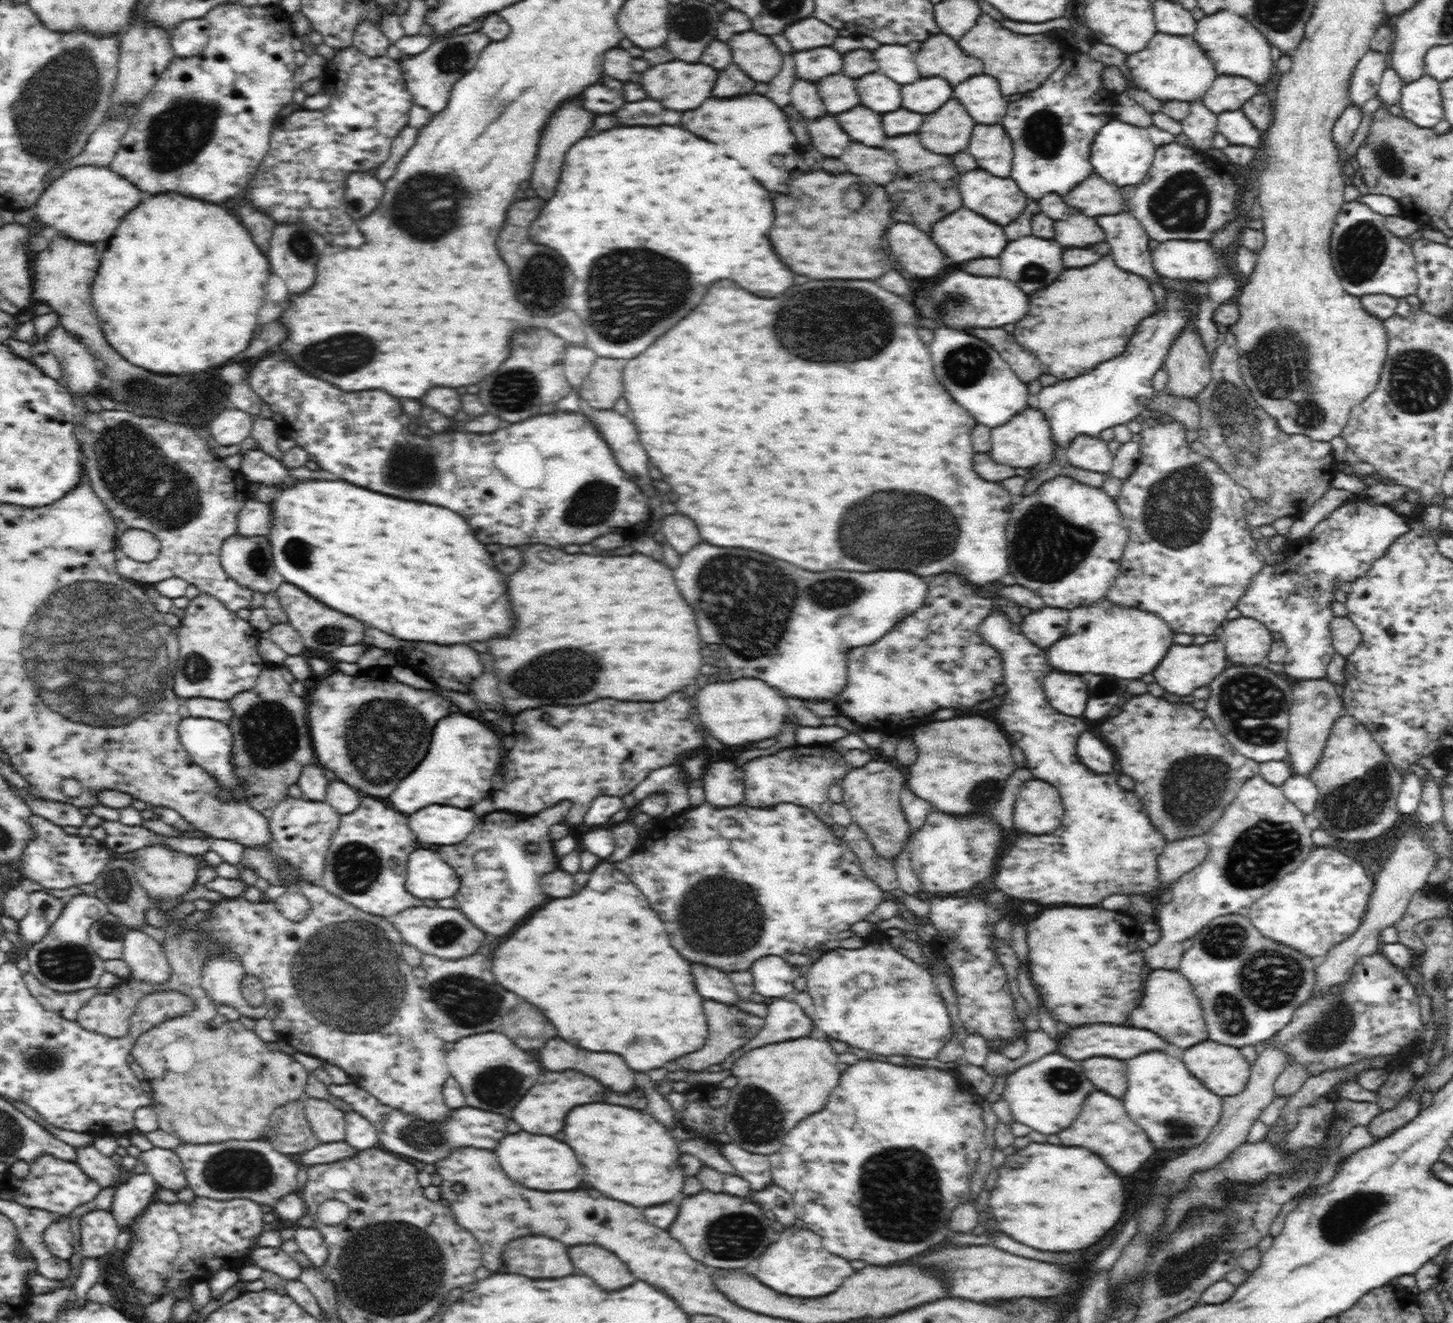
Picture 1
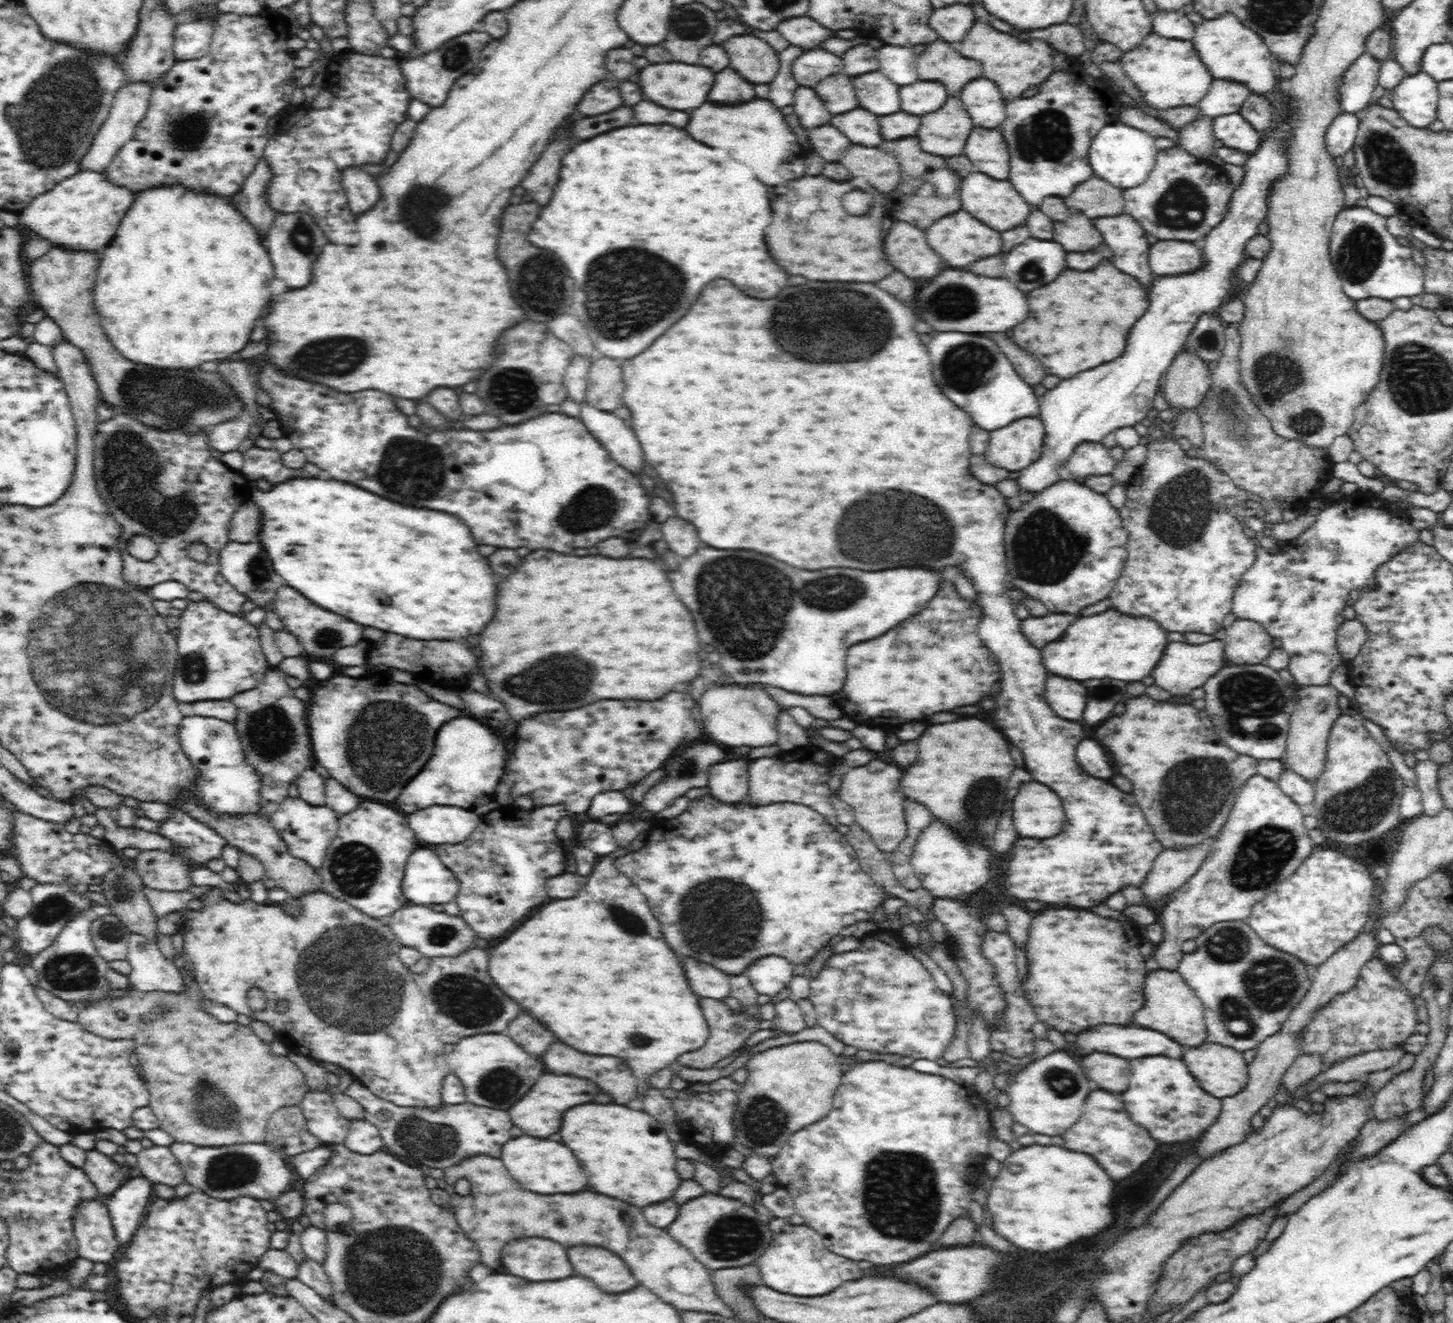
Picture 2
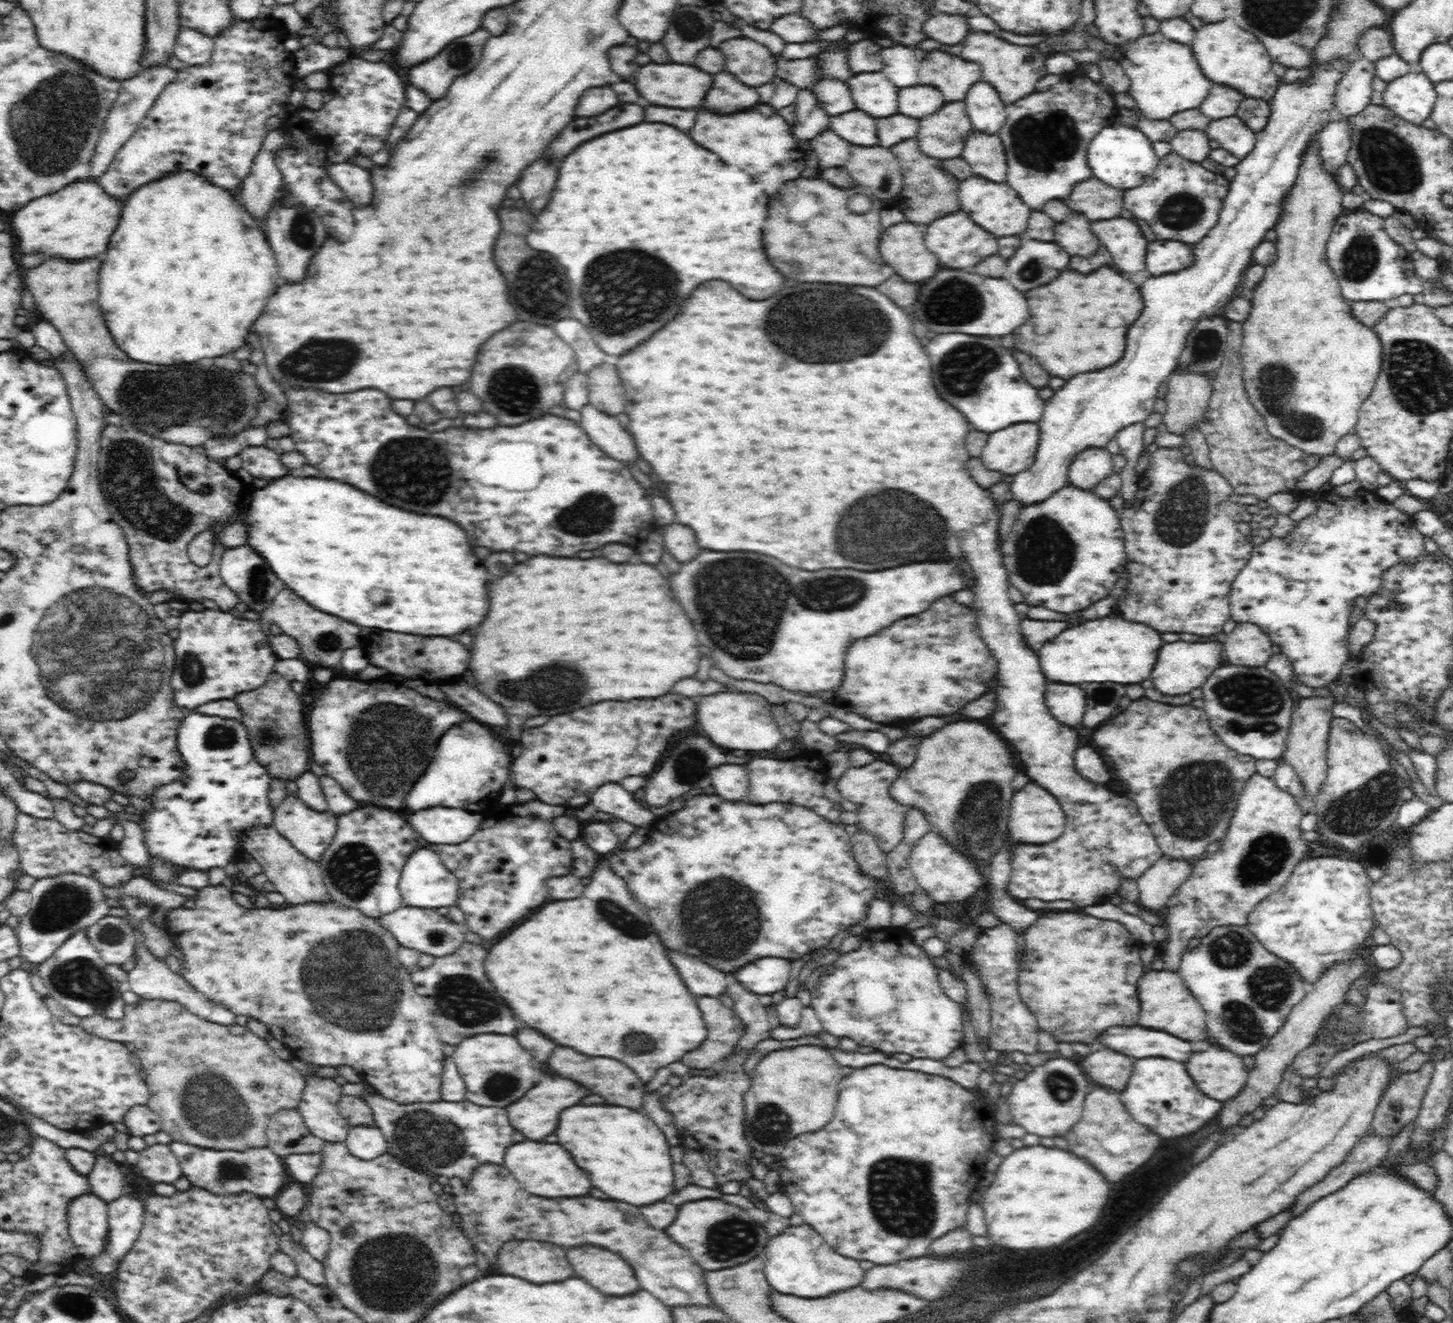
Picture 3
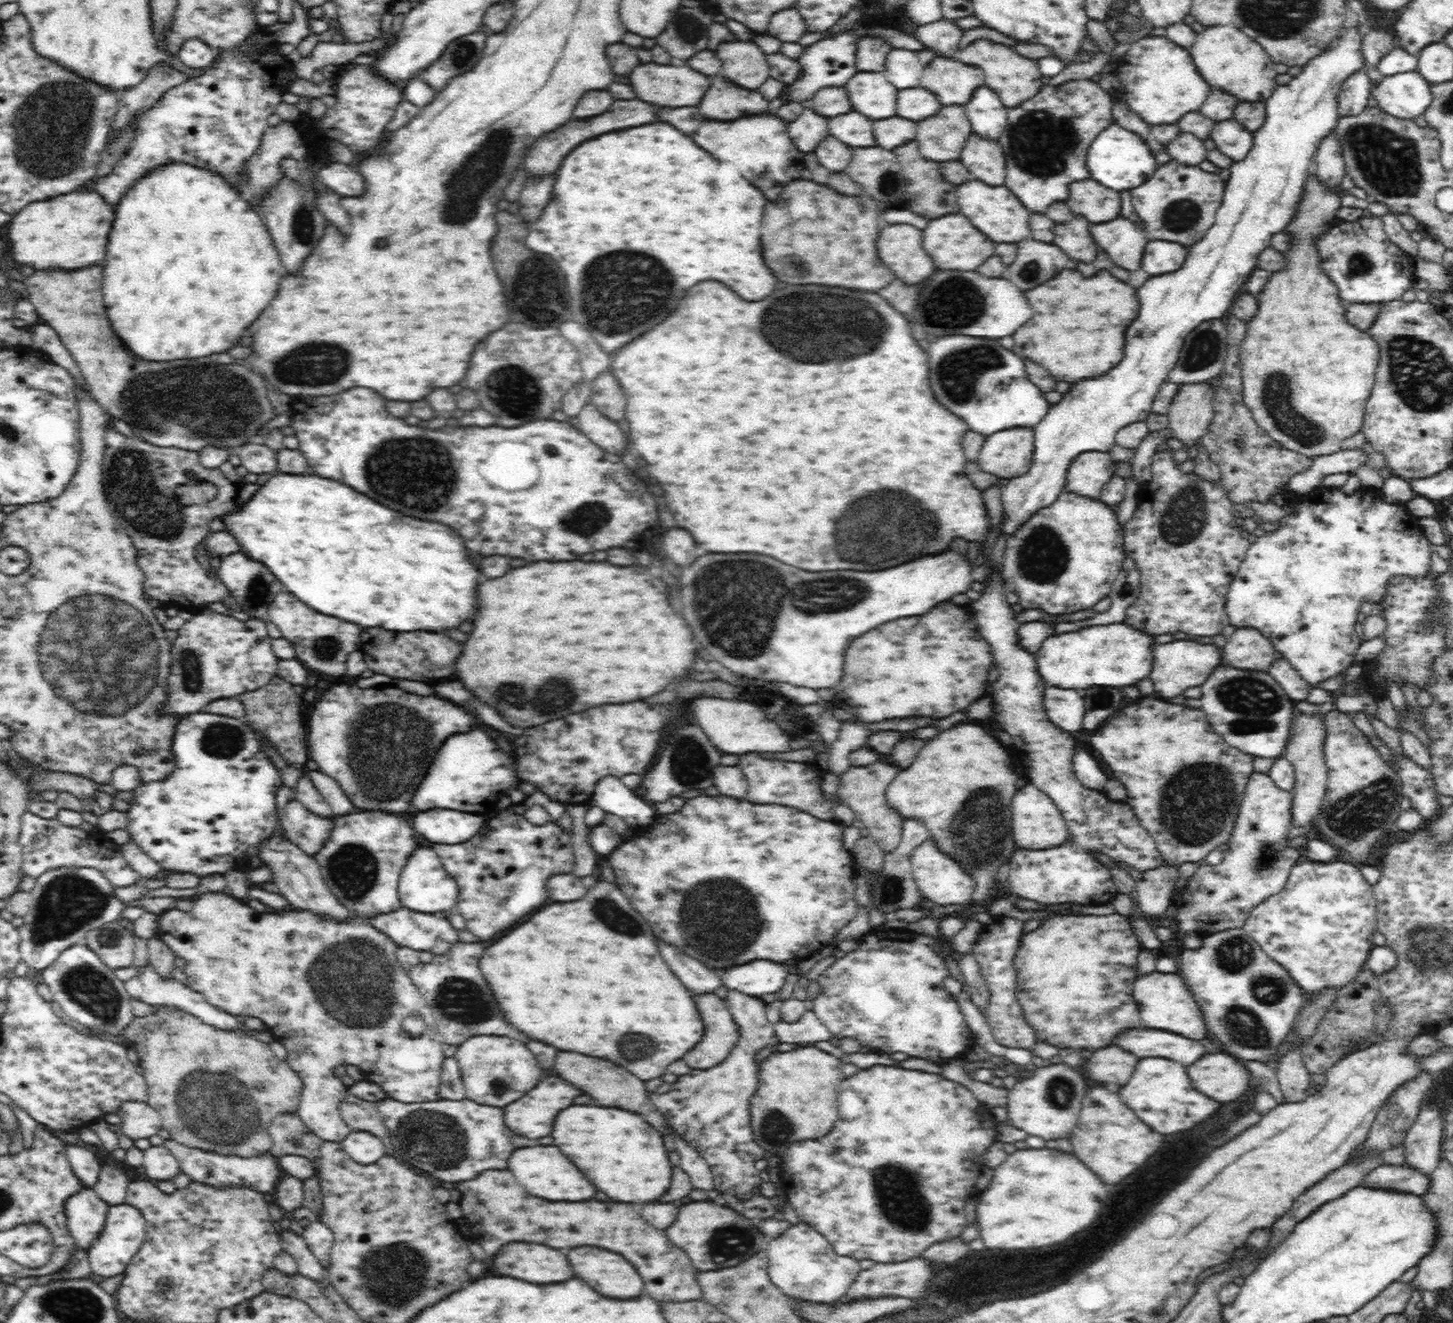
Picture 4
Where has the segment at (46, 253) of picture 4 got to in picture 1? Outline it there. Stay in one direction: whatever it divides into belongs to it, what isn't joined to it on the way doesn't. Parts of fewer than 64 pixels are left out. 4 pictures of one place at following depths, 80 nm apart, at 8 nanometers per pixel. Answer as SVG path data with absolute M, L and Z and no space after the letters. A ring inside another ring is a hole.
M84 165L67 168L36 200L36 218L68 238L84 242L108 240L122 218L148 194L107 166Z

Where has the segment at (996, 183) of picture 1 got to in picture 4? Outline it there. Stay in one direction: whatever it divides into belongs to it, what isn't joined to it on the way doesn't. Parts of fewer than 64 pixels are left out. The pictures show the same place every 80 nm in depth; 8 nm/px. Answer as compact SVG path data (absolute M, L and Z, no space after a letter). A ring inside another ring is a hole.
M969 178L956 188L962 214L966 214L968 220L994 242L1020 242L1022 238L1030 236L1030 212L1026 212L1026 208L1022 208L1022 204L1018 204L1014 196L1010 196L1010 190L1006 186L986 188L986 184L978 182L979 180Z

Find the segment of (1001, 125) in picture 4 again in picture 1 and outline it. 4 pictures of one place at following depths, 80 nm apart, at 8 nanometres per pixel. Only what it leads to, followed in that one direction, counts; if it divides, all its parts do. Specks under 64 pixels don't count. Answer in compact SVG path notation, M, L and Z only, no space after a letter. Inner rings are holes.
M980 74L966 80L966 84L960 84L958 88L954 88L954 98L958 98L966 106L974 122L998 124L1007 113L1009 103L1004 100L1004 95L998 86L998 80L994 80L992 76Z

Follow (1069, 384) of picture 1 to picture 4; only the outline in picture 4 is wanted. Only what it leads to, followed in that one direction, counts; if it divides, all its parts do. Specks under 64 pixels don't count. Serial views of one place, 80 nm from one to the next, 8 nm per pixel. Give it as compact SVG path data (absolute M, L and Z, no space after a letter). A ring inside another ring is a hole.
M1346 28L1346 32L1342 33L1342 38L1338 40L1338 44L1336 44L1336 46L1332 46L1332 48L1328 48L1328 50L1324 49L1324 54L1319 53L1318 56L1311 57L1310 60L1302 66L1302 72L1297 77L1294 77L1286 85L1278 86L1274 92L1271 93L1271 96L1267 97L1267 100L1264 102L1266 105L1266 118L1264 120L1264 124L1262 124L1258 130L1253 132L1253 144L1250 152L1248 152L1244 160L1235 163L1233 162L1229 168L1230 177L1225 182L1223 201L1216 212L1215 224L1206 232L1206 235L1202 240L1199 240L1197 244L1188 248L1187 258L1183 263L1182 268L1179 268L1174 272L1153 276L1148 280L1148 282L1146 282L1146 284L1144 284L1144 286L1140 286L1140 288L1138 288L1138 292L1136 292L1136 294L1138 294L1138 300L1140 300L1140 312L1138 312L1140 316L1138 316L1138 318L1128 326L1128 330L1126 330L1126 347L1122 362L1112 368L1112 370L1109 370L1108 374L1097 376L1097 378L1094 379L1080 379L1079 381L1072 383L1070 390L1062 395L1062 399L1058 403L1055 405L1049 405L1048 414L1040 423L1037 424L1036 427L1033 428L1034 450L1031 457L1031 466L1028 469L1028 472L1025 472L1016 479L1008 479L1008 482L1004 484L1004 486L1000 487L1000 503L1004 502L1004 510L1006 510L1006 520L1002 522L1002 530L1004 530L1006 534L1012 534L1012 536L1014 536L1014 534L1016 534L1016 532L1018 532L1018 530L1020 530L1020 528L1024 526L1024 524L1026 524L1026 522L1036 514L1036 512L1044 510L1046 507L1050 507L1052 504L1057 502L1058 498L1062 495L1062 491L1064 491L1064 486L1067 481L1066 474L1068 467L1072 464L1072 461L1076 456L1082 452L1110 451L1115 445L1115 436L1120 428L1124 428L1124 426L1128 426L1128 424L1132 424L1133 422L1146 420L1146 417L1152 412L1152 402L1154 402L1154 398L1156 398L1156 394L1158 394L1160 384L1165 382L1168 374L1170 374L1170 370L1174 368L1178 361L1179 354L1182 351L1183 343L1187 334L1192 329L1195 329L1200 323L1205 323L1210 320L1224 319L1224 317L1228 315L1228 310L1232 306L1236 296L1240 296L1244 293L1245 284L1249 282L1250 275L1254 270L1256 270L1256 268L1258 268L1257 264L1261 262L1261 255L1271 247L1272 236L1278 232L1285 232L1286 226L1290 224L1290 221L1296 218L1295 210L1297 209L1297 202L1302 198L1304 192L1303 186L1306 175L1310 173L1314 167L1312 156L1317 151L1317 148L1320 146L1325 136L1328 135L1329 132L1335 130L1339 118L1341 117L1338 112L1337 105L1337 98L1341 92L1341 88L1344 86L1345 80L1348 79L1350 75L1356 74L1356 72L1360 71L1361 68L1364 67L1365 58L1360 58L1362 42L1364 42L1364 38L1360 36L1360 32L1358 32L1356 28Z

